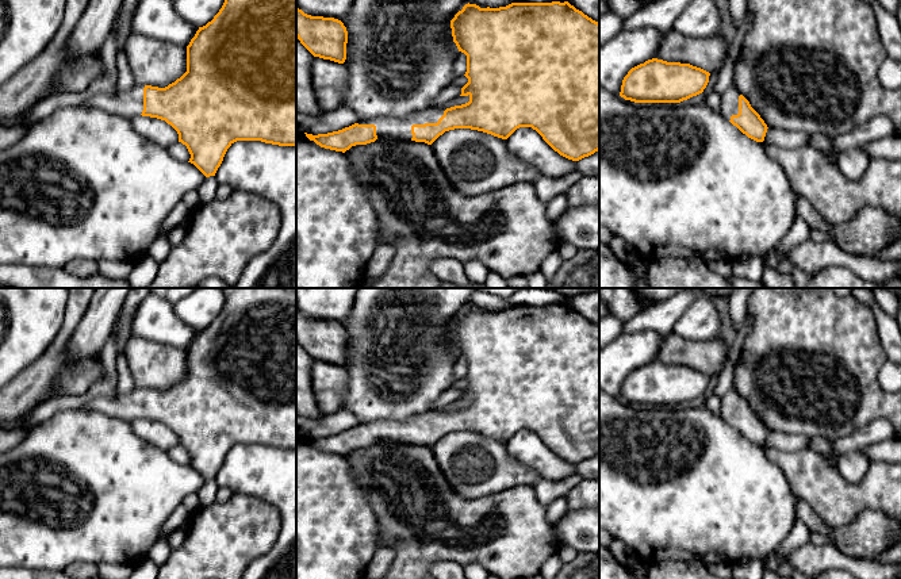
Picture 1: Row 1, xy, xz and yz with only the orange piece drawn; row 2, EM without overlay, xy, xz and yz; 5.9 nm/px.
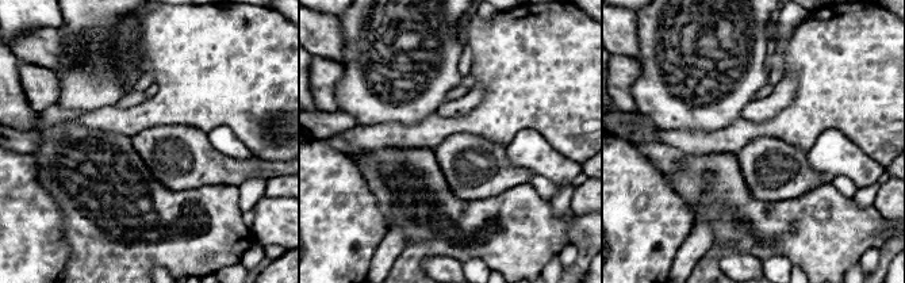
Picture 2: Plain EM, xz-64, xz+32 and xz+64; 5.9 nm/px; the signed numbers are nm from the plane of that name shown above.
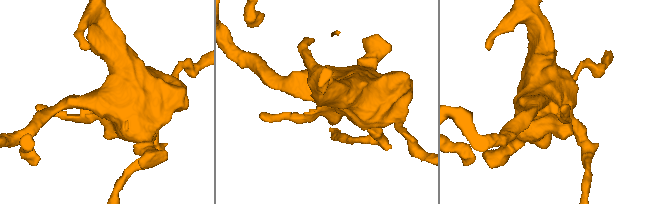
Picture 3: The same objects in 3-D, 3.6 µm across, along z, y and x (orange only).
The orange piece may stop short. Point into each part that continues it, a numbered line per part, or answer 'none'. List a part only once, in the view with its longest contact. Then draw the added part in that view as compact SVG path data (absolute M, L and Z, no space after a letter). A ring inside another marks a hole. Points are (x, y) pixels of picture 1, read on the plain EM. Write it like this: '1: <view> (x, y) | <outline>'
1: xz (391, 430) | M433 409L419 415L413 415L406 421L386 419L369 423L359 423L357 426L375 427L377 441L410 444L413 441L413 427L437 426L438 422L444 418L444 414L444 411Z

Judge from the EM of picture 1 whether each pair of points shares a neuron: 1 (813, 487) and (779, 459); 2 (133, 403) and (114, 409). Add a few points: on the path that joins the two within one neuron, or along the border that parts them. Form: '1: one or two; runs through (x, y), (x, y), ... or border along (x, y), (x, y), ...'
1: one; runs through (805, 479), (788, 461)
2: one; runs through (129, 406), (118, 406)

